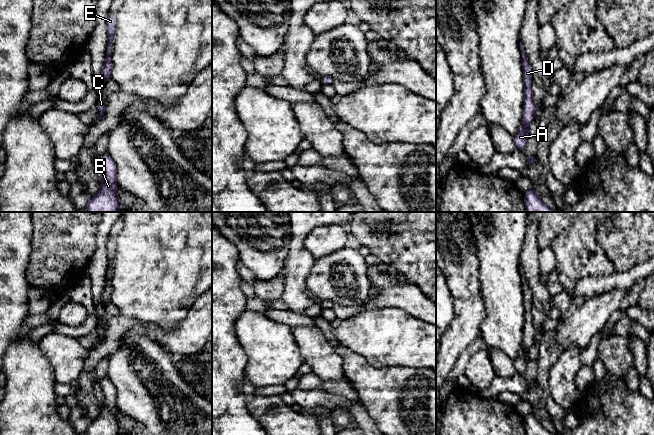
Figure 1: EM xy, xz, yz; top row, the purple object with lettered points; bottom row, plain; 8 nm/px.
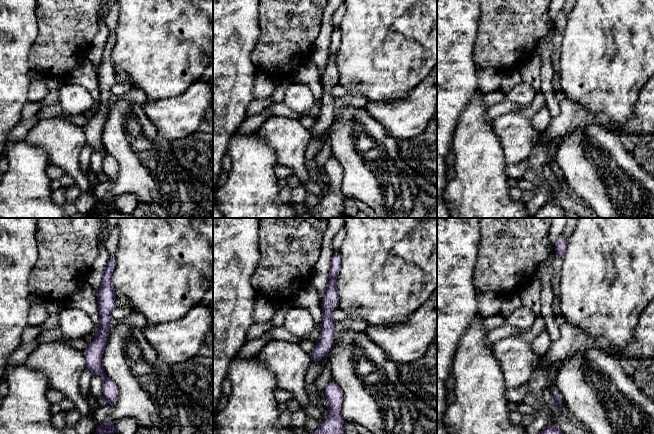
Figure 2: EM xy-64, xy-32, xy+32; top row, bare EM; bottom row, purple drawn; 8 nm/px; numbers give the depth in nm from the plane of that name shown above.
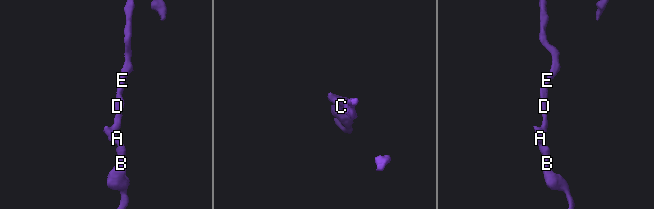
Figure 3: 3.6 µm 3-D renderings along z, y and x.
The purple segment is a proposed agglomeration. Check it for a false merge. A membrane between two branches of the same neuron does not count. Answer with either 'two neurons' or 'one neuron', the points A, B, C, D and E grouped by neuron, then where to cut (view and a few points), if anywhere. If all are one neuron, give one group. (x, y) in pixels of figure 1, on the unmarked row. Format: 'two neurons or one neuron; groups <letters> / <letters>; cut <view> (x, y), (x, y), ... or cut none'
one neuron; groups A B C D E; cut none

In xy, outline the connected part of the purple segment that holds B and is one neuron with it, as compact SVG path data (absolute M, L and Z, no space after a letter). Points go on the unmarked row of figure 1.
M108 377L103 378L99 385L105 400L100 403L100 415L89 424L84 435L118 435L120 427L115 416L117 391Z

